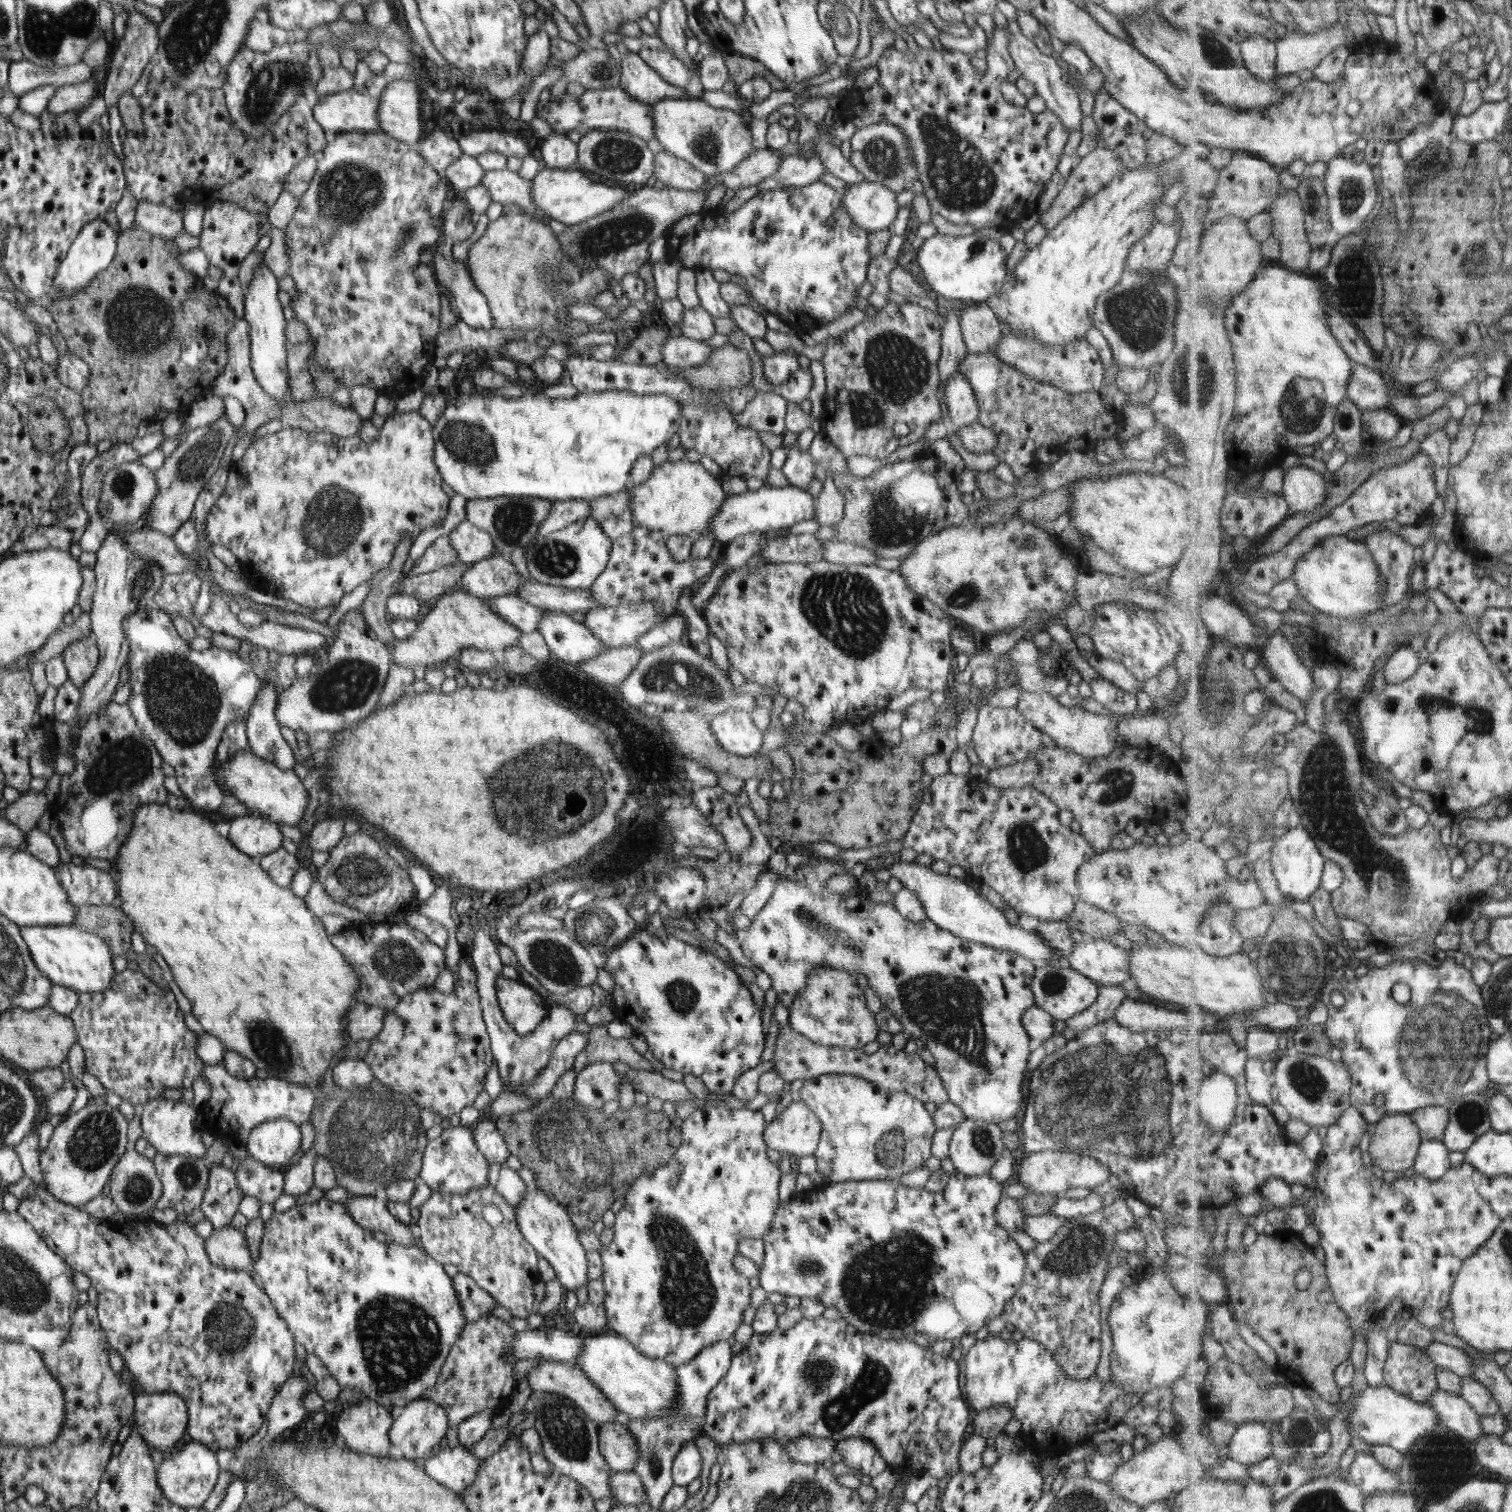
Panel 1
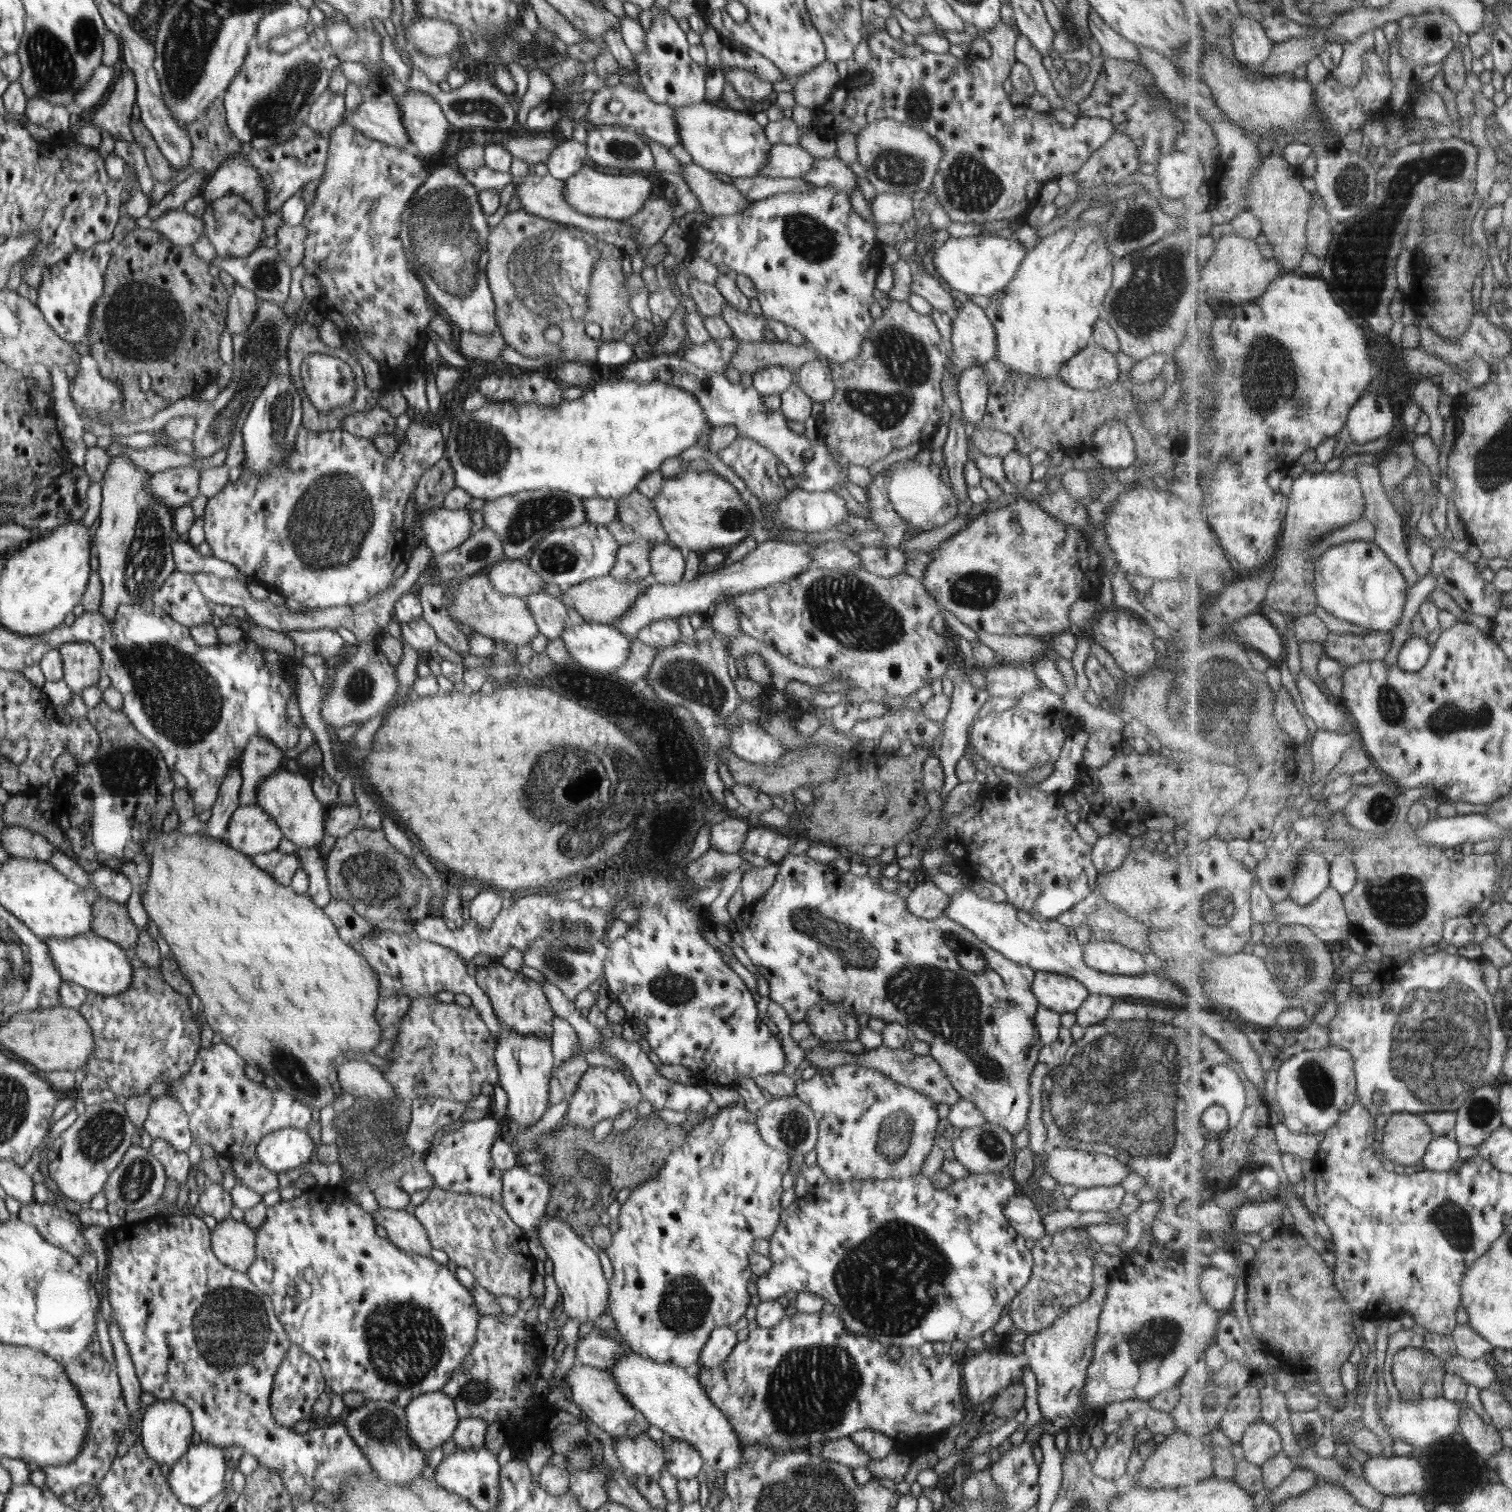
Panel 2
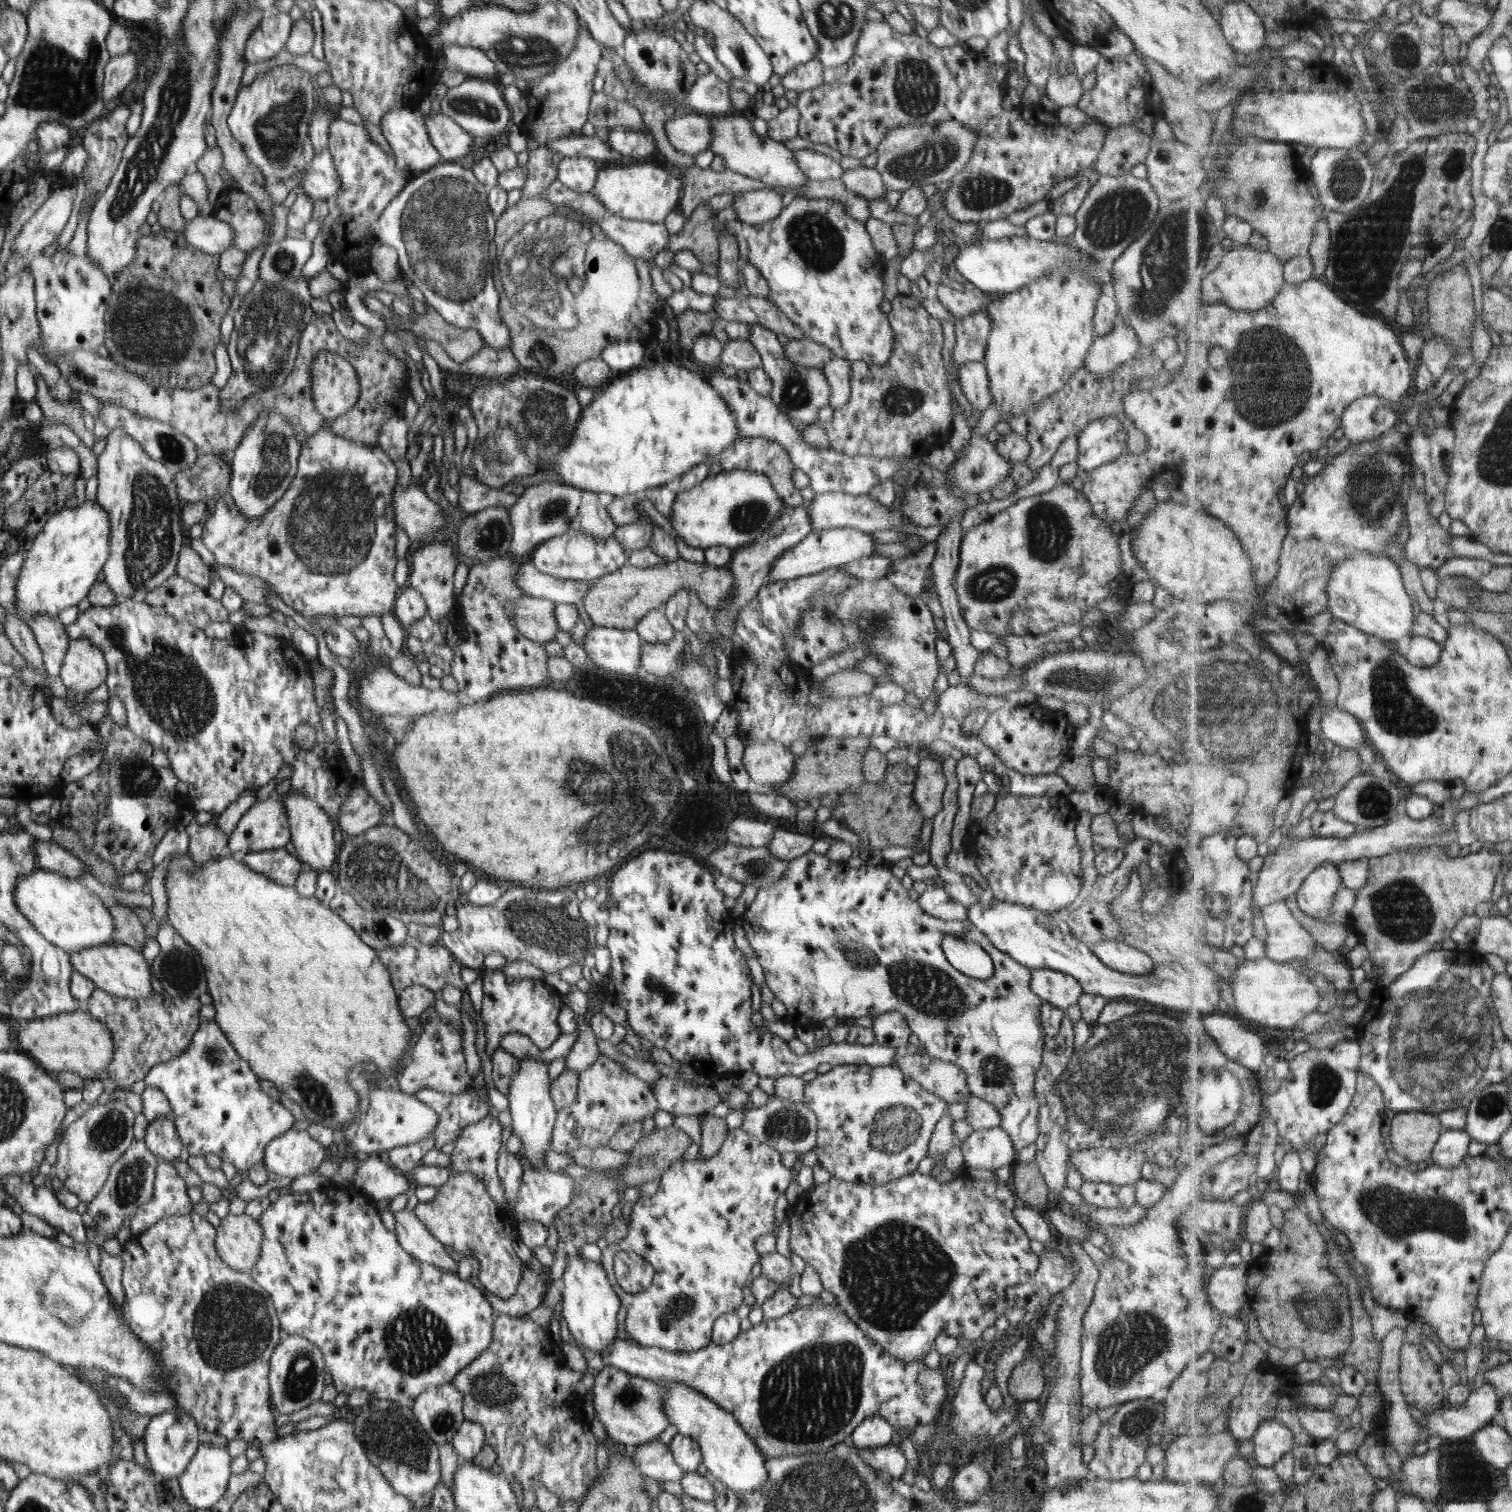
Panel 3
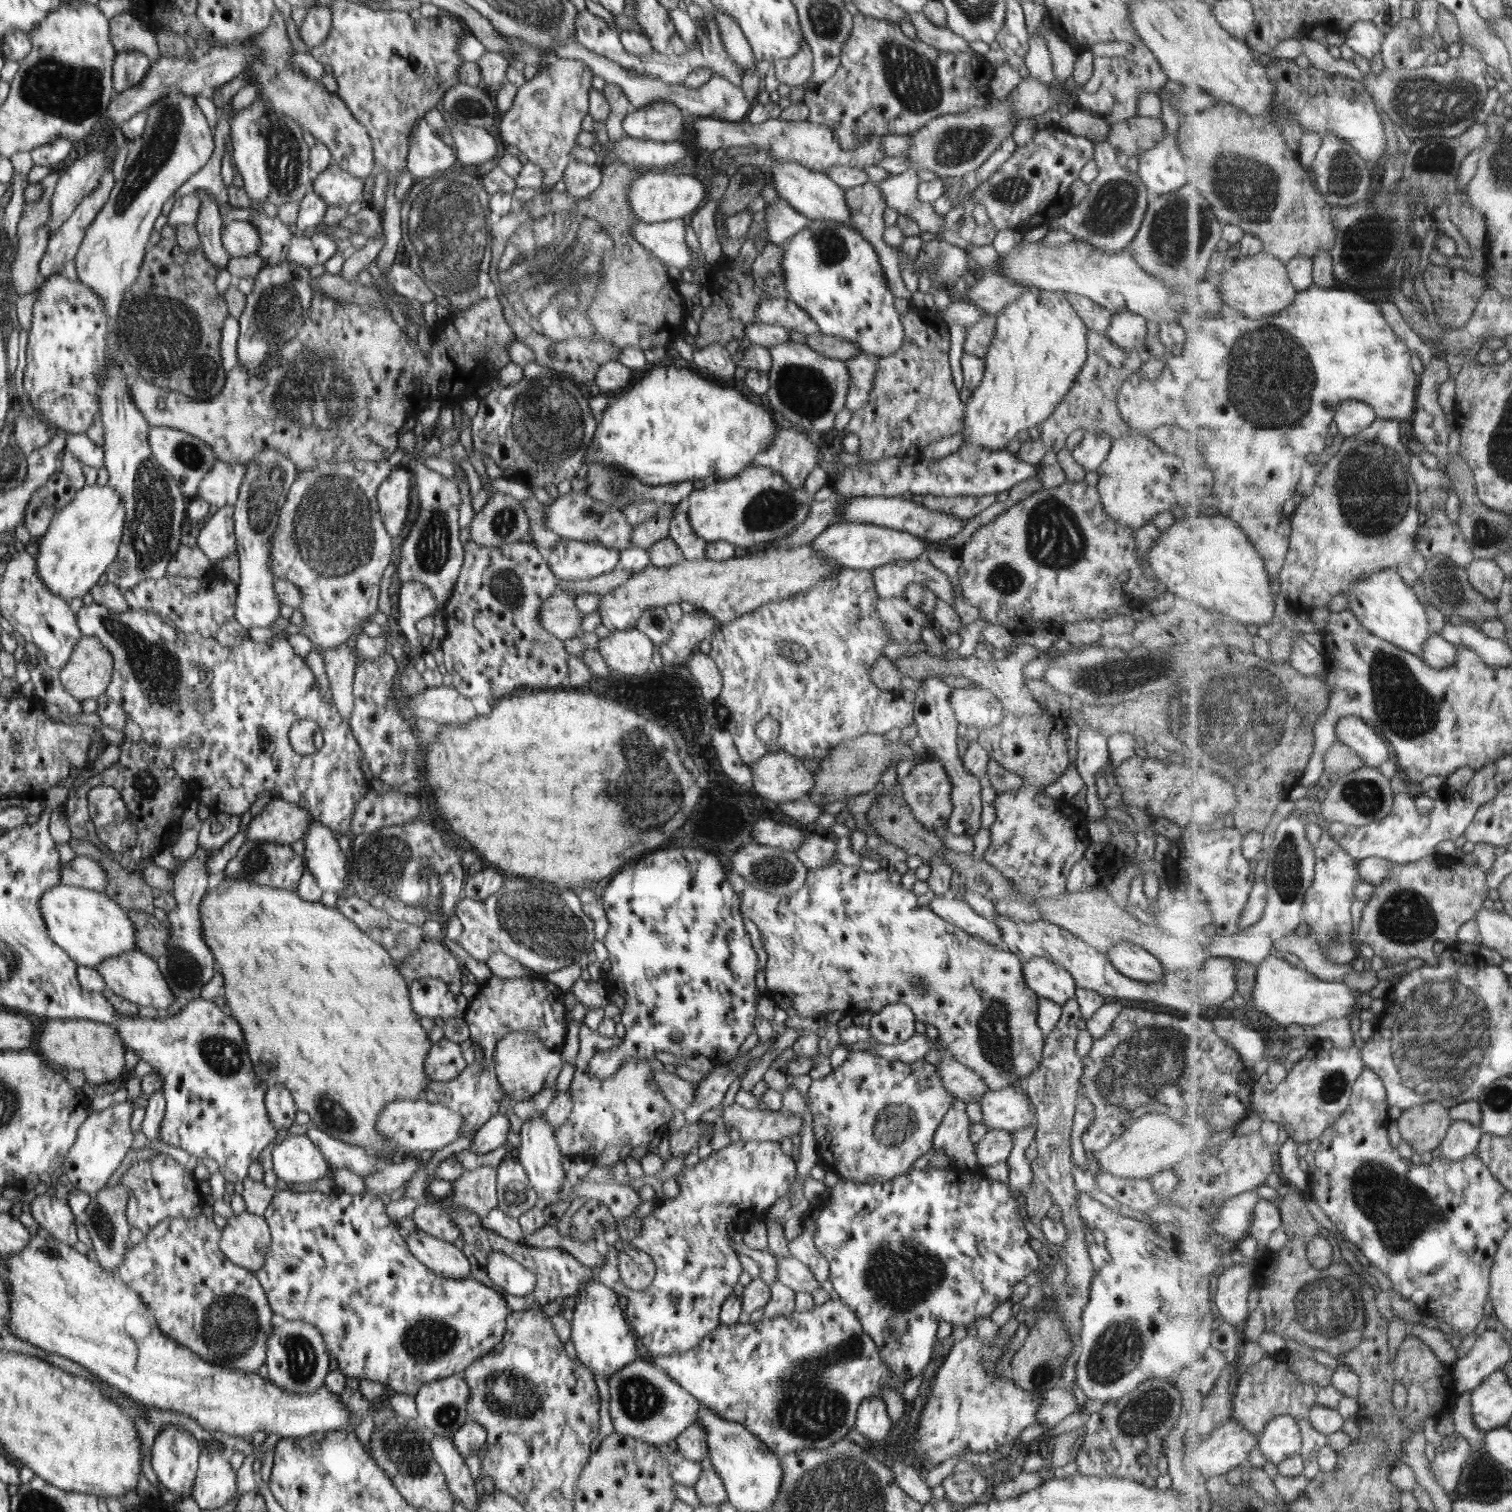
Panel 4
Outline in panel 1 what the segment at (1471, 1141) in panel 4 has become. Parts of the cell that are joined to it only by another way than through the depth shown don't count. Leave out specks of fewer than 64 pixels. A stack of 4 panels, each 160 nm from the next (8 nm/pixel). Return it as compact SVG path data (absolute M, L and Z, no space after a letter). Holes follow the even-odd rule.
M1440 1139L1424 1142L1414 1167L1417 1174L1430 1180L1442 1180L1446 1174L1450 1173L1450 1170L1454 1169L1452 1152L1448 1144Z

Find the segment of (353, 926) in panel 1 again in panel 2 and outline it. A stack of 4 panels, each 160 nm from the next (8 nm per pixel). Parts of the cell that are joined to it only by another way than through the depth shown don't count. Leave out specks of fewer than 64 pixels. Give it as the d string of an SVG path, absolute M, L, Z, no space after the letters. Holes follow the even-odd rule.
M390 929L380 930L375 936L350 940L348 943L374 969L375 975L379 978L380 999L402 995L414 999L425 994L434 996L440 991L466 994L470 996L482 1022L485 1022L495 1040L503 1033L503 1023L495 1015L490 999L477 985L475 977L468 974L466 962L458 957L456 951L418 937L415 930L407 934L398 934Z

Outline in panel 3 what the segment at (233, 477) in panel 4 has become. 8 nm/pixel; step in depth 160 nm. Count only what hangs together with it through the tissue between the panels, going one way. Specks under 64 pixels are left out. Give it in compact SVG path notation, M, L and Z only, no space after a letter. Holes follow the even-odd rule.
M214 453L200 454L194 466L174 474L177 493L188 503L220 500L229 492L233 468Z

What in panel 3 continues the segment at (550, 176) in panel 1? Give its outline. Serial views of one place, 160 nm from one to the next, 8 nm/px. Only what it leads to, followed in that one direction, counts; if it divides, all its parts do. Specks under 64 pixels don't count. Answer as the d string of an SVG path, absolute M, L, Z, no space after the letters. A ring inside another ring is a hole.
M649 163L599 165L594 197L608 212L629 220L665 223L665 218L680 209L682 182L675 170Z

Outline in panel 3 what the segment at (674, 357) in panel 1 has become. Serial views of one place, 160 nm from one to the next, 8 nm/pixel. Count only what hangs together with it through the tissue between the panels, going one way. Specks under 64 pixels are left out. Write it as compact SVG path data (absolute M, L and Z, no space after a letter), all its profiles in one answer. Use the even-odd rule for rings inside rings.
M734 339L723 345L719 369L729 372L735 370L749 371L752 368L760 367L762 363L759 350L756 350L749 339Z

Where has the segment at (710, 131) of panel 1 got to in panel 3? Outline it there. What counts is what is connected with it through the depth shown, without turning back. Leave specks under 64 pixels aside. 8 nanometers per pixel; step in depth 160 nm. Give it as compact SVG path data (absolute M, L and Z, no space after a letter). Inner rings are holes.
M741 112L732 115L725 115L724 118L706 115L712 125L712 143L708 151L714 153L724 160L726 169L732 170L743 176L760 180L766 185L774 186L774 189L785 190L784 198L792 201L798 195L800 187L809 179L804 176L804 172L798 168L794 154L783 143L772 140L769 136L760 137L756 135L752 128L752 123L744 117Z

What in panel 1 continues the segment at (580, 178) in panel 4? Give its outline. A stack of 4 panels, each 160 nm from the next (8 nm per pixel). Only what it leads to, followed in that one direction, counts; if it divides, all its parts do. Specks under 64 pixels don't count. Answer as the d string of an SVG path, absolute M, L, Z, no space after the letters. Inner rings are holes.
M553 132L542 142L540 156L547 169L571 170L576 167L578 147L567 135Z

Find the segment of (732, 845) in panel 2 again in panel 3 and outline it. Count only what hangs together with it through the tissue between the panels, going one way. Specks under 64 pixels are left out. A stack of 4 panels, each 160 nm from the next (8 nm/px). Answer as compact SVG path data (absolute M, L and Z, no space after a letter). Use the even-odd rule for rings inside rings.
M736 818L728 826L728 842L743 847L764 847L777 832L777 827L767 822L754 822Z

